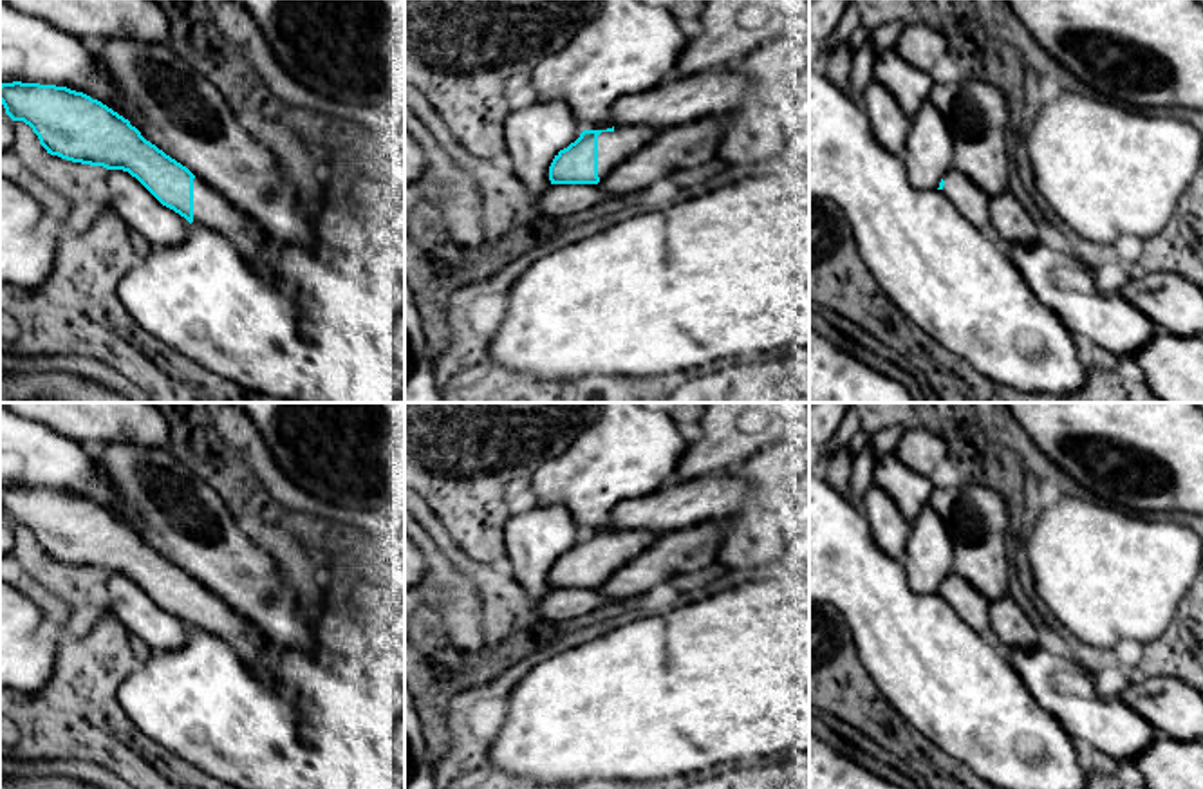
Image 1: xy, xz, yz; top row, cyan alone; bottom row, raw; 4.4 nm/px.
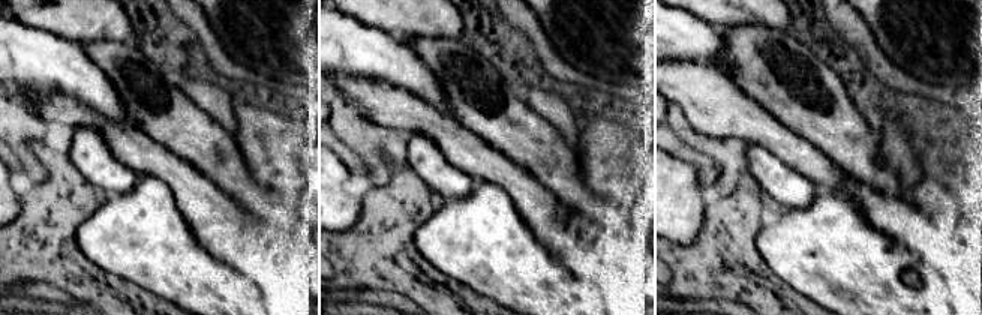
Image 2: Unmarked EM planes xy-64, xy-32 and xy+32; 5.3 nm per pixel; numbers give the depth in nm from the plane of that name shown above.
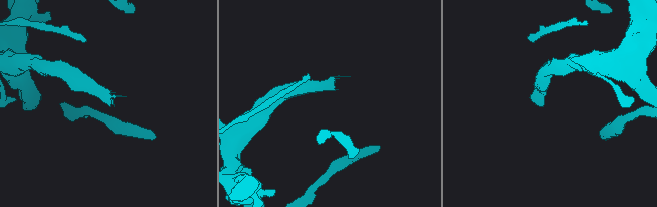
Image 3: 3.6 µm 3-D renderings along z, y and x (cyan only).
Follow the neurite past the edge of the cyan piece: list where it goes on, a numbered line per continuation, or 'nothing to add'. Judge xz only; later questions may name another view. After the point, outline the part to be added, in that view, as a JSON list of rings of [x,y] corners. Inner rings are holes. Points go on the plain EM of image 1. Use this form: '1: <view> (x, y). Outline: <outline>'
1: xz (615, 551). Outline: [[[616,531],[598,540],[598,581],[605,583],[614,571],[656,543],[663,534],[652,531]]]

